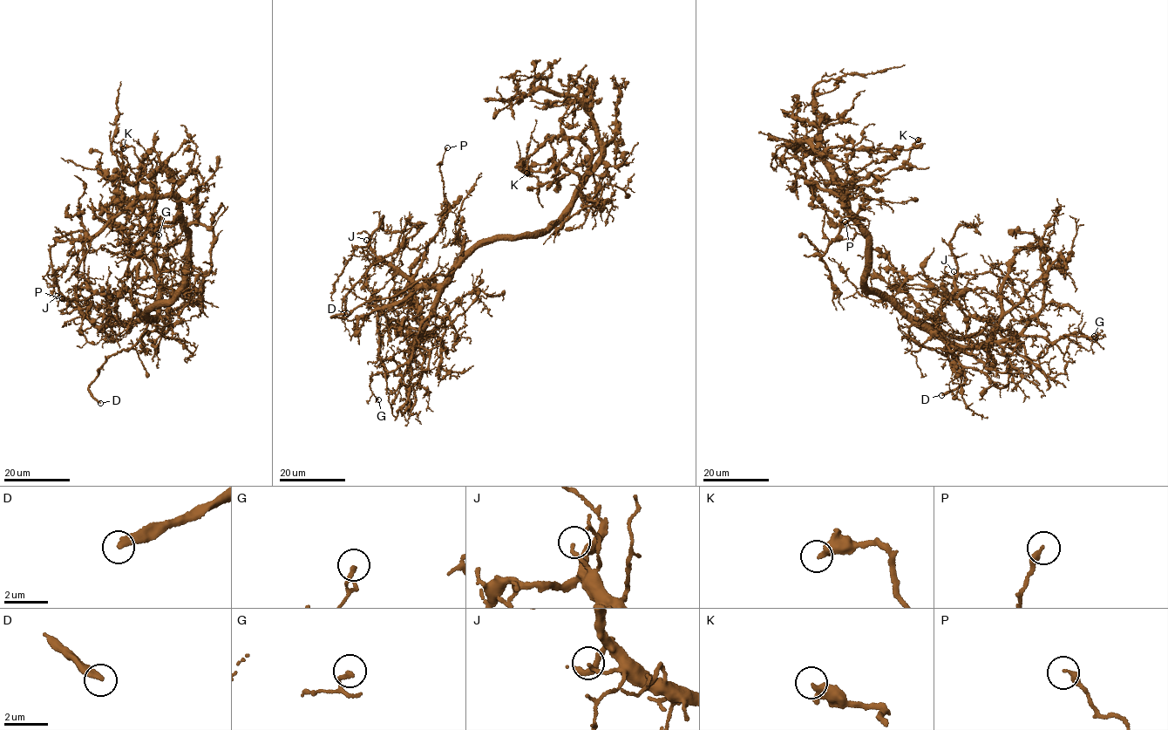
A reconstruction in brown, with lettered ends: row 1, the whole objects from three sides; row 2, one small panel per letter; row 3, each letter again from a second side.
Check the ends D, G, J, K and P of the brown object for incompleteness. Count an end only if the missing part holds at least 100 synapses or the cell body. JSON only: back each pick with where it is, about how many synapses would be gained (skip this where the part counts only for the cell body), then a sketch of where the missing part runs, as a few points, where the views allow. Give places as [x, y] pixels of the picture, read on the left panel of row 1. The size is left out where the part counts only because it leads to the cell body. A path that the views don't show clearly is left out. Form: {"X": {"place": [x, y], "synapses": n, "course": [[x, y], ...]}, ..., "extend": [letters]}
{"D": {"place": [100, 403], "course": [[100, 403], [96, 390], [84, 385], [77, 385], [65, 398], [64, 396]]}, "extend": ["D"]}

